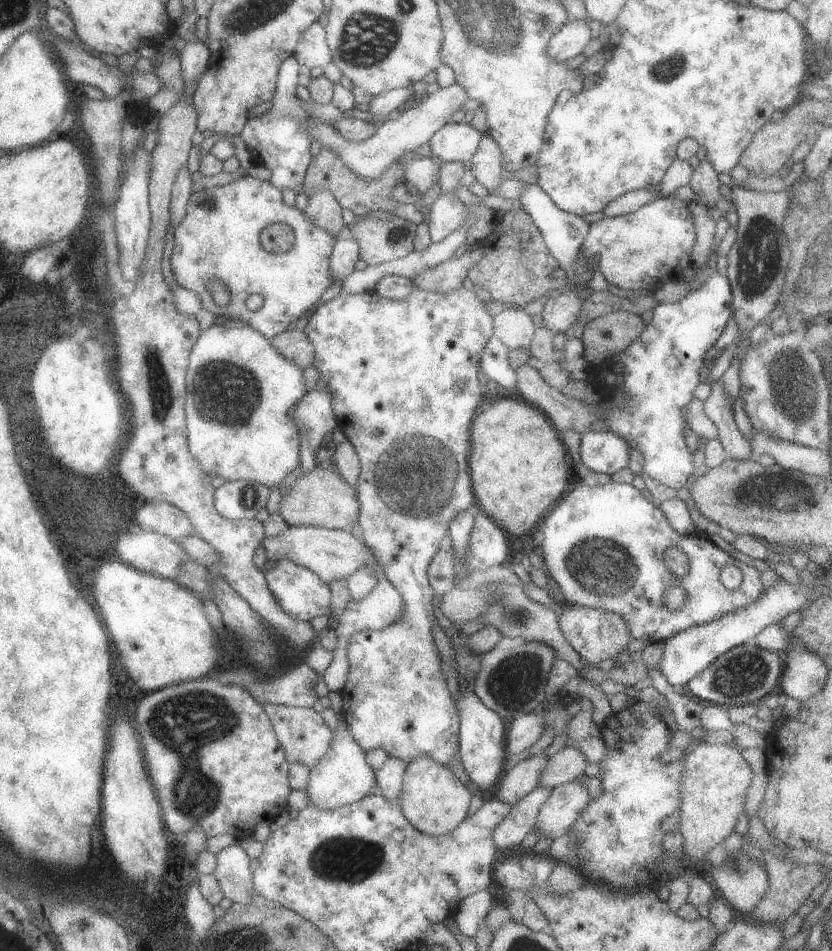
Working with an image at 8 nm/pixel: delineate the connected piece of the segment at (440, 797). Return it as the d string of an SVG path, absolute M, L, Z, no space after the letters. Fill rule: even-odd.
M421 755L403 769L398 805L403 818L426 835L442 835L453 830L464 818L469 806L469 790L446 765Z

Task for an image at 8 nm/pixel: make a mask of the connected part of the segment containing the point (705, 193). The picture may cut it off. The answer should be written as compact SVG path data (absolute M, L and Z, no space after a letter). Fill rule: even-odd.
M703 157L695 166L687 184L696 196L703 198L703 205L706 209L713 208L715 202L719 200L720 190L717 172L707 158Z

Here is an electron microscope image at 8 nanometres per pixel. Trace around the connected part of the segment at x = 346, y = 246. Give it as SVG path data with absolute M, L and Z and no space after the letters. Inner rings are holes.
M350 237L337 238L329 256L329 276L331 281L342 282L354 270L359 256L359 248Z

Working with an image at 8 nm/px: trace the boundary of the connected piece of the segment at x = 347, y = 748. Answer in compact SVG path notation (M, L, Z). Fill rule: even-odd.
M340 716L340 722L333 730L332 742L328 744L328 749L319 762L308 770L309 776L304 786L307 806L322 811L332 811L334 808L355 802L369 794L374 782L374 772L363 758L365 753L357 746L349 734L346 722Z

